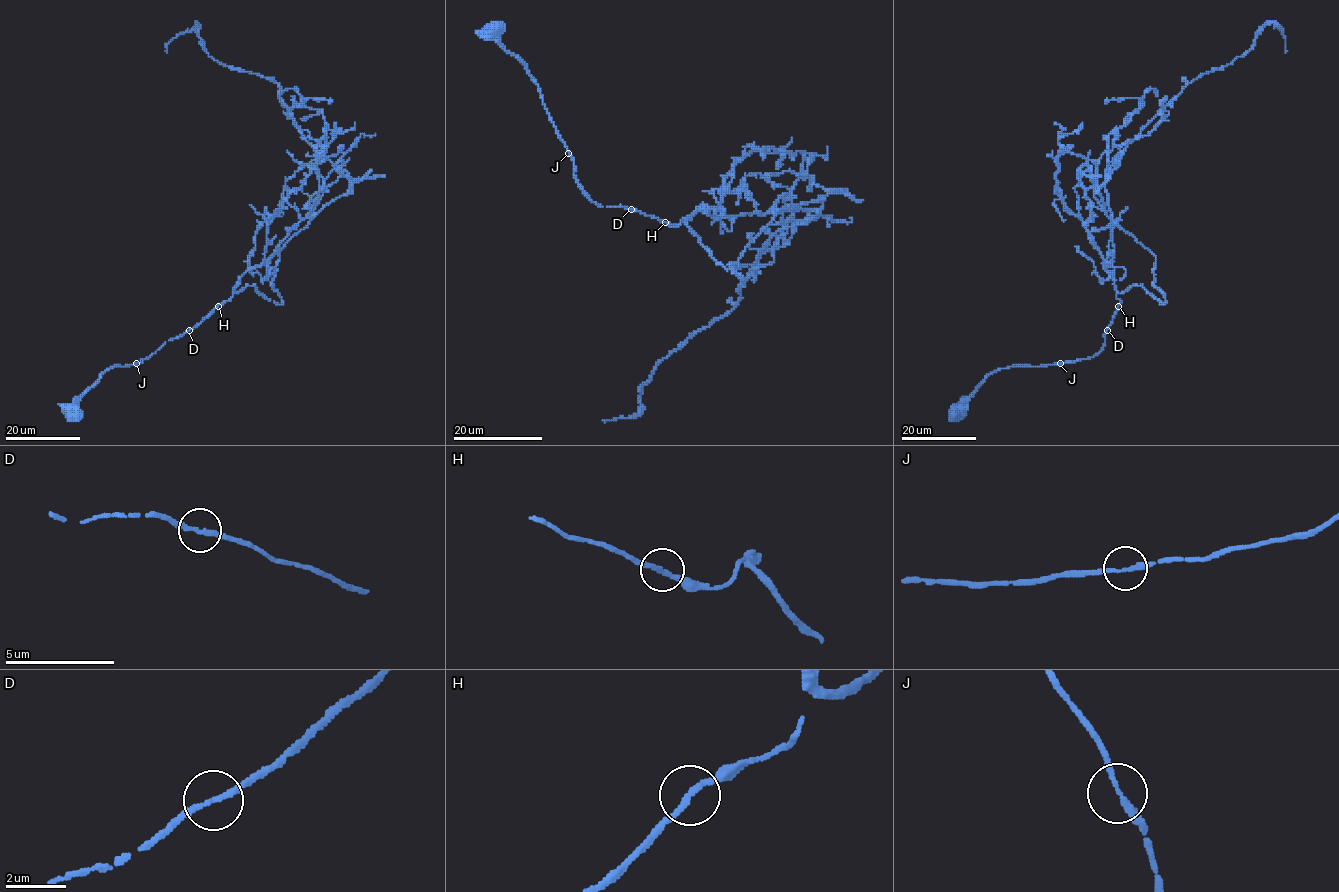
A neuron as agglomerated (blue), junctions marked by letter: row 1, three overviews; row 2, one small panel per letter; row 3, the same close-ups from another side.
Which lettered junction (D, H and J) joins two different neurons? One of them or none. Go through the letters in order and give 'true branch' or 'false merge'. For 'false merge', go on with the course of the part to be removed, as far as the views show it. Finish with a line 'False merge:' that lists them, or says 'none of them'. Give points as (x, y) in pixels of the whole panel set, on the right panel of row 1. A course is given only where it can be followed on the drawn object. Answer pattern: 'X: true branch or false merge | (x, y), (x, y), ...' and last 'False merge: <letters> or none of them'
D: true branch
H: true branch
J: true branch
False merge: none of them

